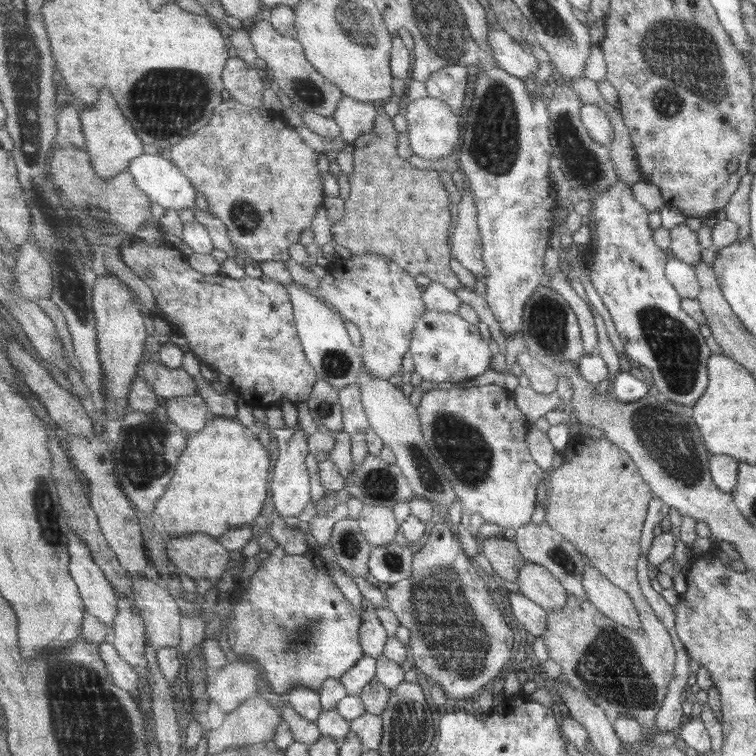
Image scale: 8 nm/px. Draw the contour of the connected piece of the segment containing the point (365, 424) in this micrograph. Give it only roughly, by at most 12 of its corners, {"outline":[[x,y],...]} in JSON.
{"outline":[[358,382],[339,390],[344,430],[350,435],[372,429]]}

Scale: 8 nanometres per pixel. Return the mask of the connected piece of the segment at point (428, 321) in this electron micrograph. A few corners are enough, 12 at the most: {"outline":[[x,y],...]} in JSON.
{"outline":[[427,310],[409,348],[414,372],[464,385],[491,370],[478,325]]}

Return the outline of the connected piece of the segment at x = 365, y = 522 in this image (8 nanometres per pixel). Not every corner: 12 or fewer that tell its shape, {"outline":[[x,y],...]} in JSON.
{"outline":[[363,505],[358,521],[374,547],[391,544],[400,524],[392,507]]}

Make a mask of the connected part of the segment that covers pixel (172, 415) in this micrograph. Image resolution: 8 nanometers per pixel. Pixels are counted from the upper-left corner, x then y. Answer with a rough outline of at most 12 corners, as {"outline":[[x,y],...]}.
{"outline":[[201,397],[165,402],[169,418],[191,433],[202,431],[211,414]]}

